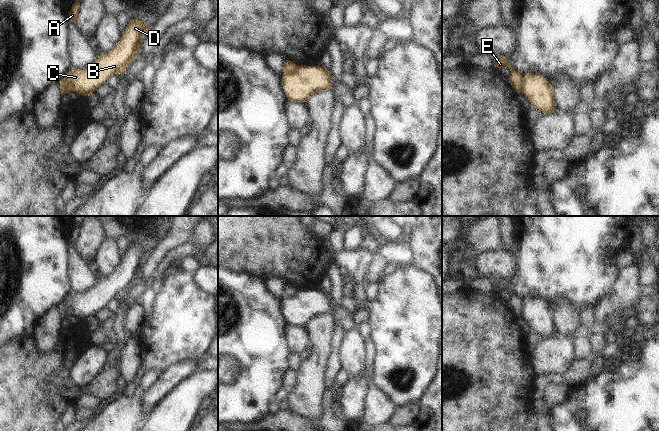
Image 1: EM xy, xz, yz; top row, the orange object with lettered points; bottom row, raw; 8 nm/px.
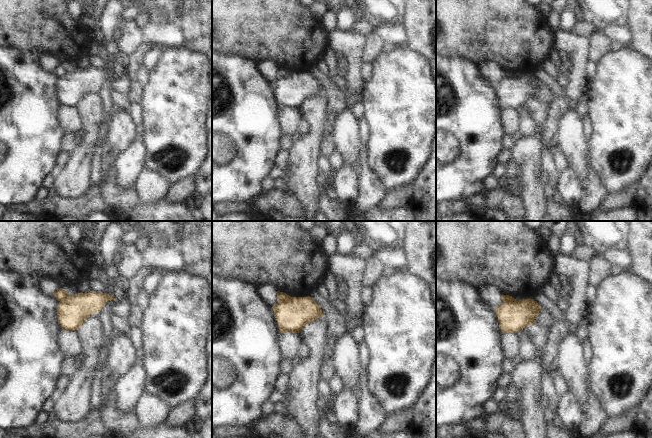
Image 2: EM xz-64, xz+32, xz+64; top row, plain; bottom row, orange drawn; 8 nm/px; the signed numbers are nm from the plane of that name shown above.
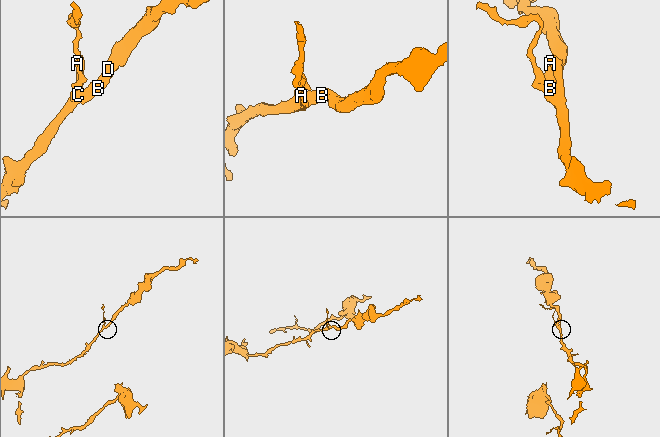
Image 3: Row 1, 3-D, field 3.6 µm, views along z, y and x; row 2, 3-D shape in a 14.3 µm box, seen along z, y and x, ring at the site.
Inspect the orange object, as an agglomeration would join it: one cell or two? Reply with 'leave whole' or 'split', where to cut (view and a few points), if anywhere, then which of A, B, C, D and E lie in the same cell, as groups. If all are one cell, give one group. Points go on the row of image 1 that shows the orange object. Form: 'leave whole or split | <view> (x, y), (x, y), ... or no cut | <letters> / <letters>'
split | yz (521, 77), (522, 92) | A B C D / E

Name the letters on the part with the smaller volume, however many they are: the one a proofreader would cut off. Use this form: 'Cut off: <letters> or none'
Cut off: E

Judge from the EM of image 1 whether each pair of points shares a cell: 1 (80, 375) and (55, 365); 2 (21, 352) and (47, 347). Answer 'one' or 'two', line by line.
1: two
2: two

